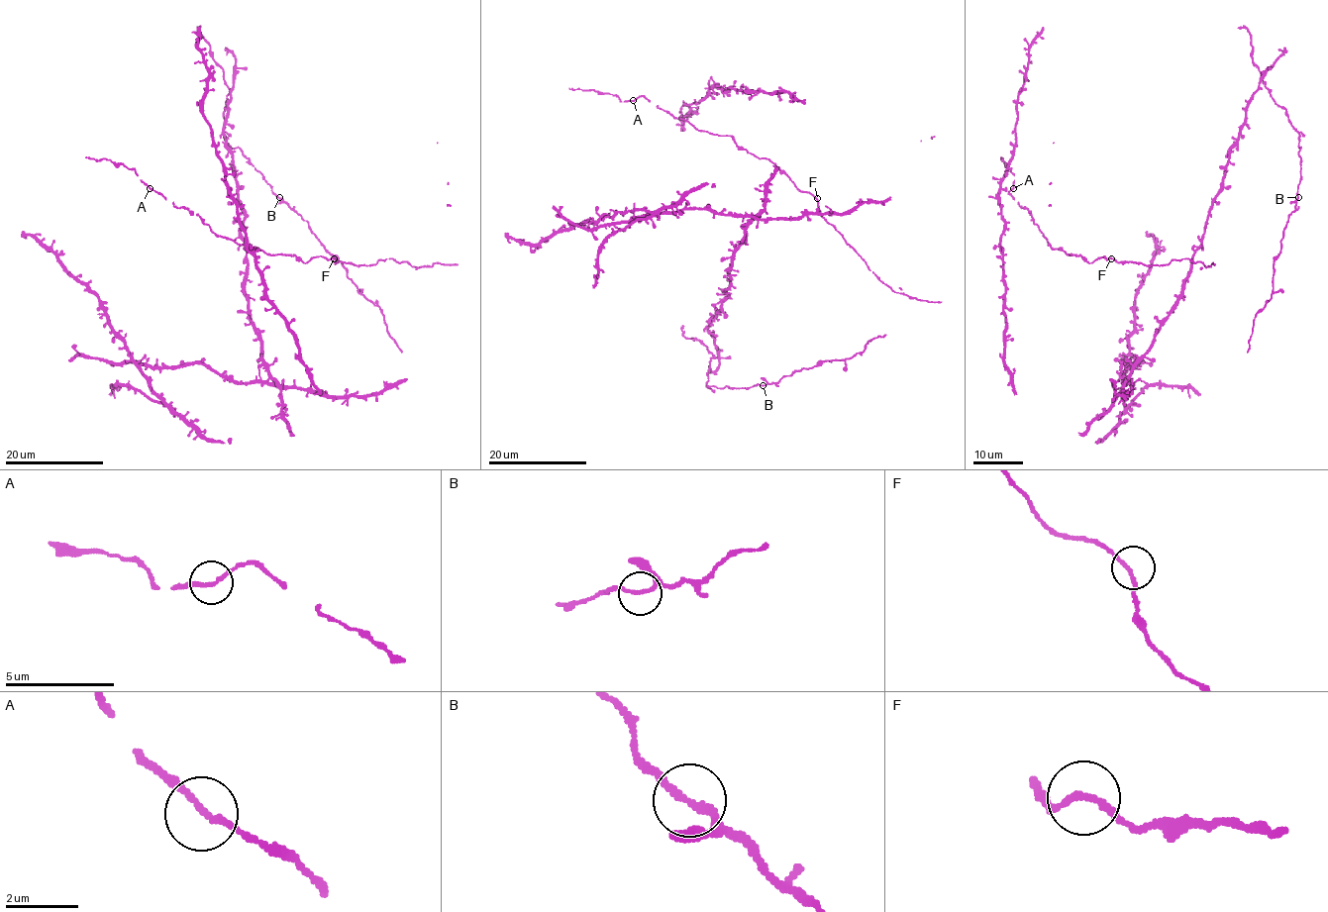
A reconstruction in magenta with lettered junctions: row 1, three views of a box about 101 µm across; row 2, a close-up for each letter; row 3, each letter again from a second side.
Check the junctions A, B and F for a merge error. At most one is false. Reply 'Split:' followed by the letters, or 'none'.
Split: none

